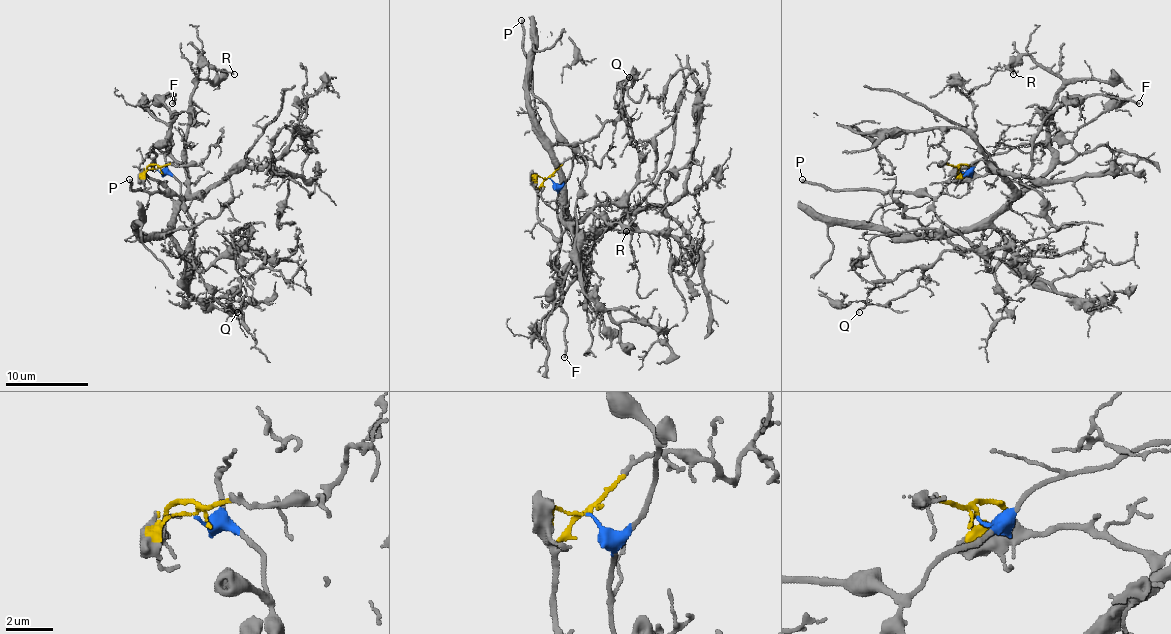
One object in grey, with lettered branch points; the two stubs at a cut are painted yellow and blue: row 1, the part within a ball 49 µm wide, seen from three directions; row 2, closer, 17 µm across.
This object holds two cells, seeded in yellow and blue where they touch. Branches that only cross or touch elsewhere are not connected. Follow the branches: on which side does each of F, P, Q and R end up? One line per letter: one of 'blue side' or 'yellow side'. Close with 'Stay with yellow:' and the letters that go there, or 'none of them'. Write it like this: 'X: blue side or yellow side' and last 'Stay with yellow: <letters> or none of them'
F: blue side
P: blue side
Q: yellow side
R: yellow side
Stay with yellow: Q, R

